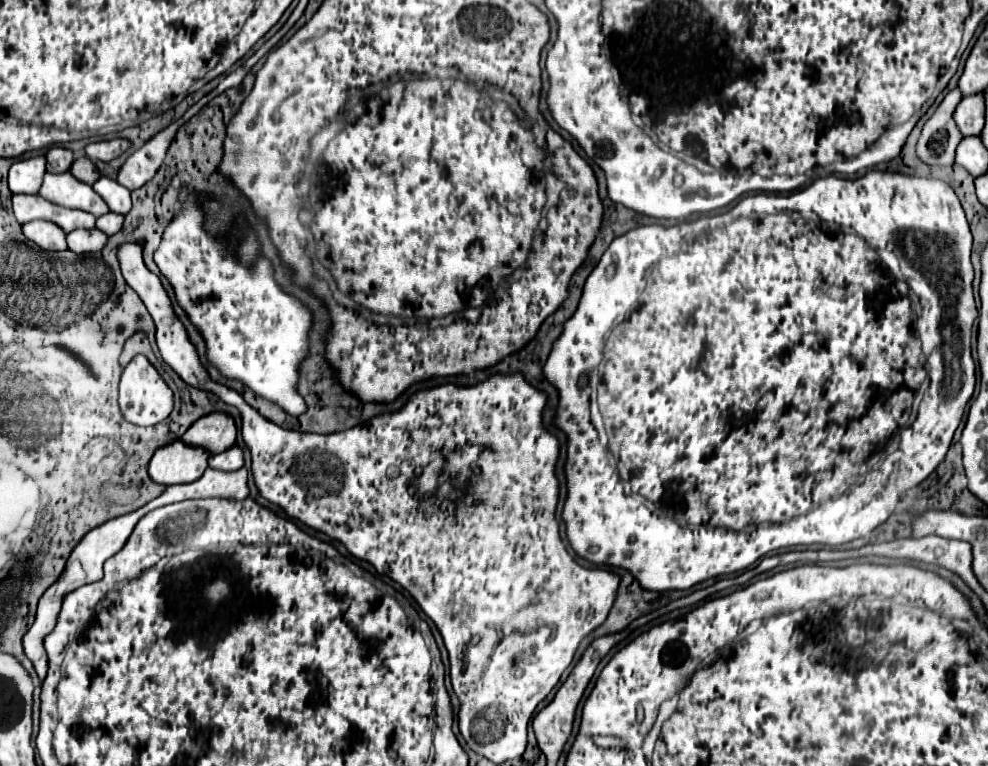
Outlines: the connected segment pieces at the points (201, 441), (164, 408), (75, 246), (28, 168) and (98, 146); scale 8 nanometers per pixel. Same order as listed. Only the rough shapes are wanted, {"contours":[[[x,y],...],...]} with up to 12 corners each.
{"contours":[[[229,413],[195,421],[181,441],[221,453],[235,445]],[[137,355],[119,383],[119,407],[133,425],[157,425],[173,391]],[[99,229],[67,233],[67,245],[75,253],[103,249],[107,235]],[[45,157],[11,165],[11,193],[37,193]],[[111,139],[89,143],[85,155],[91,161],[119,157],[129,141]]]}

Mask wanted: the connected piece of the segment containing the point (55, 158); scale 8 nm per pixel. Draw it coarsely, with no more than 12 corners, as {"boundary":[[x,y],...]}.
{"boundary":[[65,147],[47,151],[47,171],[65,173],[73,153]]}

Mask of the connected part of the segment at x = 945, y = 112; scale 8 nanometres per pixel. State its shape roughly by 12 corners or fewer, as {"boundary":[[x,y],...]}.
{"boundary":[[953,89],[923,125],[917,157],[953,165],[963,139],[953,123],[961,91]]}

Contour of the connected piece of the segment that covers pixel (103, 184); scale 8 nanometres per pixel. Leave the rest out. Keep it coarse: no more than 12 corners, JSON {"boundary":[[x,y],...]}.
{"boundary":[[99,177],[93,189],[113,213],[131,211],[131,193],[109,177]]}

